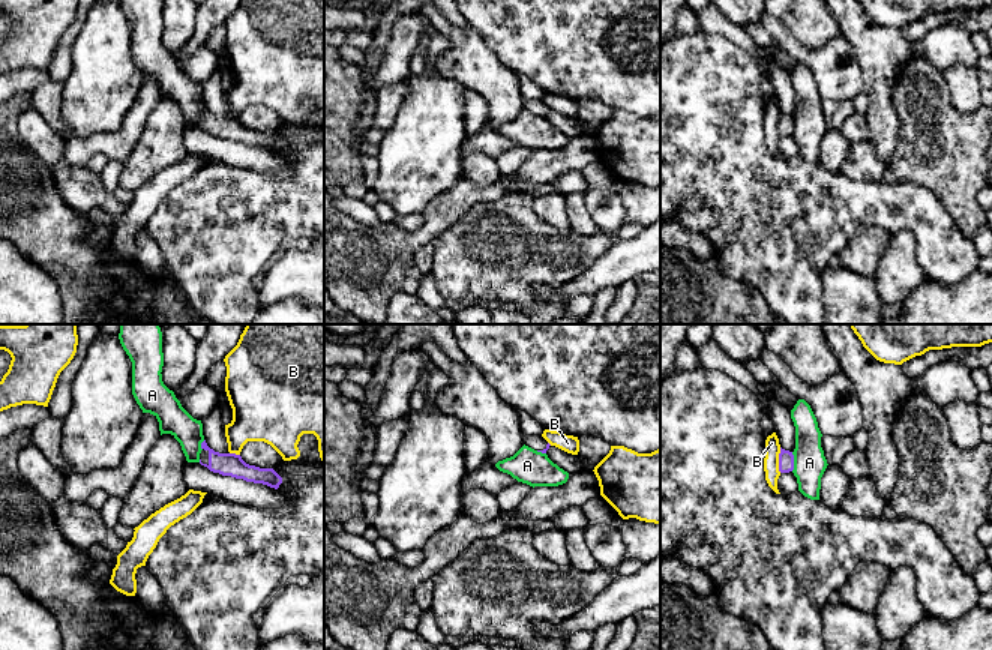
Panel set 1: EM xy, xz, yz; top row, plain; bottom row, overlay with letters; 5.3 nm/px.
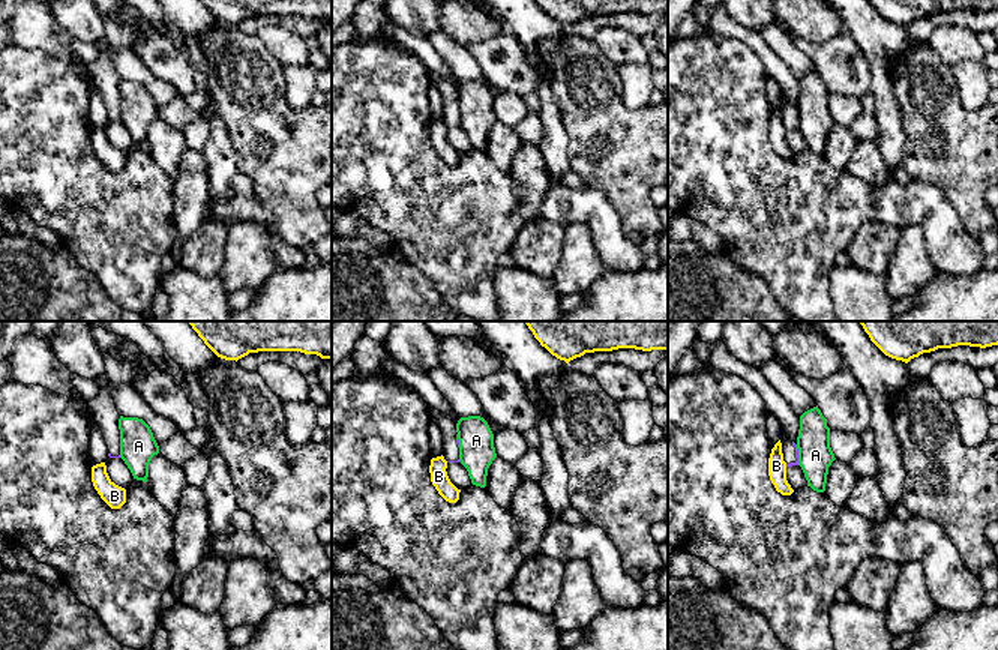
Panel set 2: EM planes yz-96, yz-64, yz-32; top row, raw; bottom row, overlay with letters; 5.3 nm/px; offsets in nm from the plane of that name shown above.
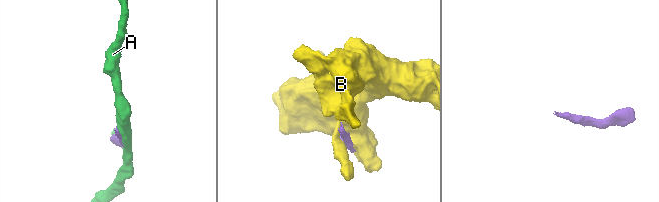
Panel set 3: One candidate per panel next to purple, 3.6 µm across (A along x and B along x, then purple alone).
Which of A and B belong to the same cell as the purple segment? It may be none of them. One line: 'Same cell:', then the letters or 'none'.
Same cell: none

